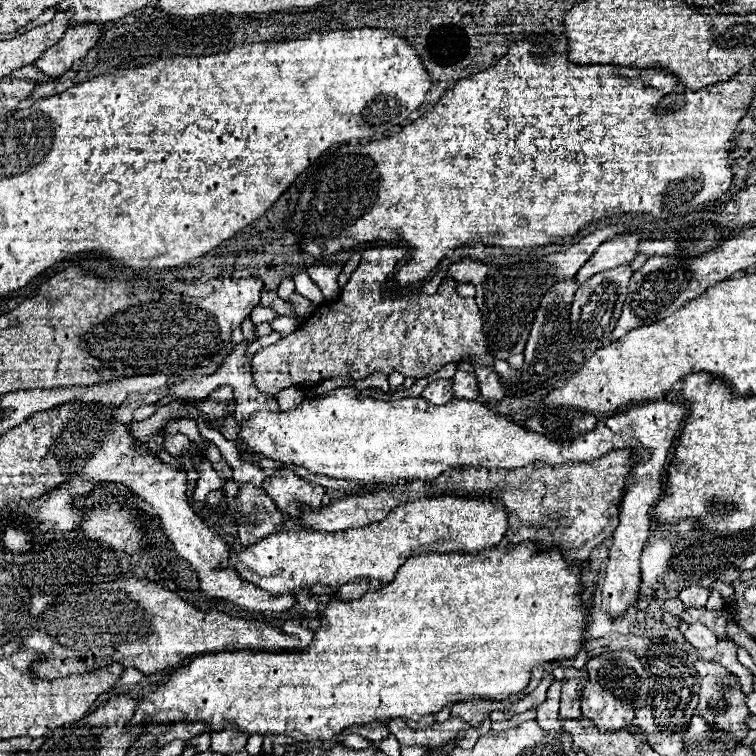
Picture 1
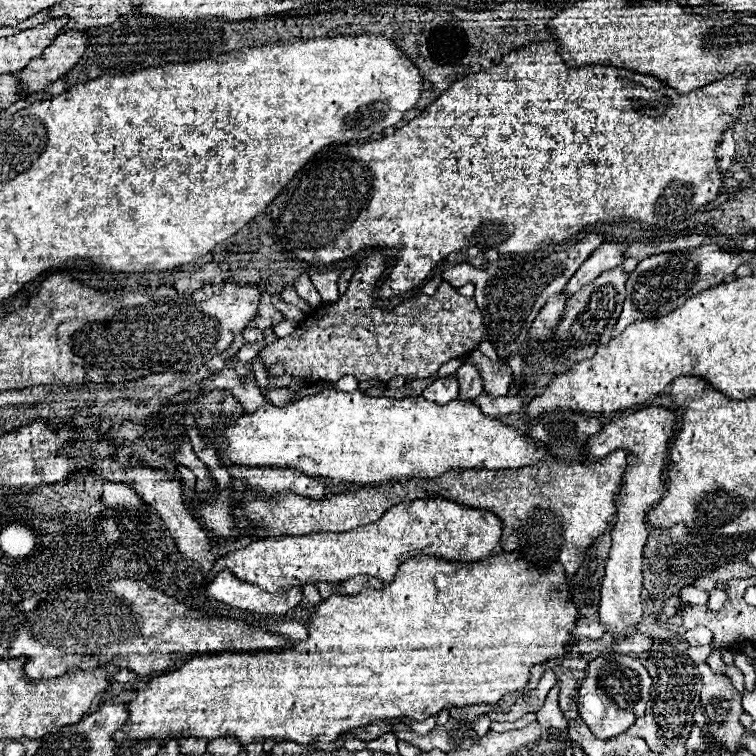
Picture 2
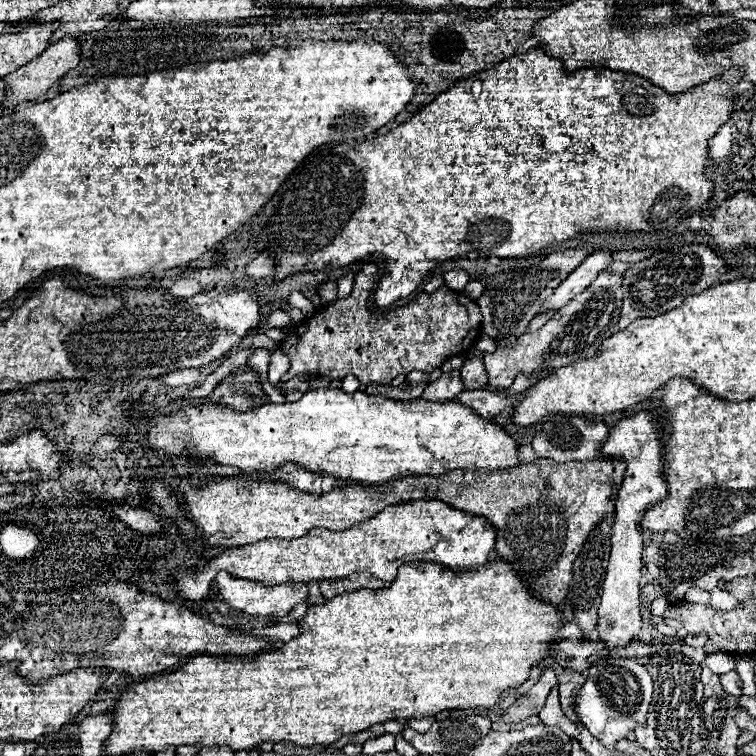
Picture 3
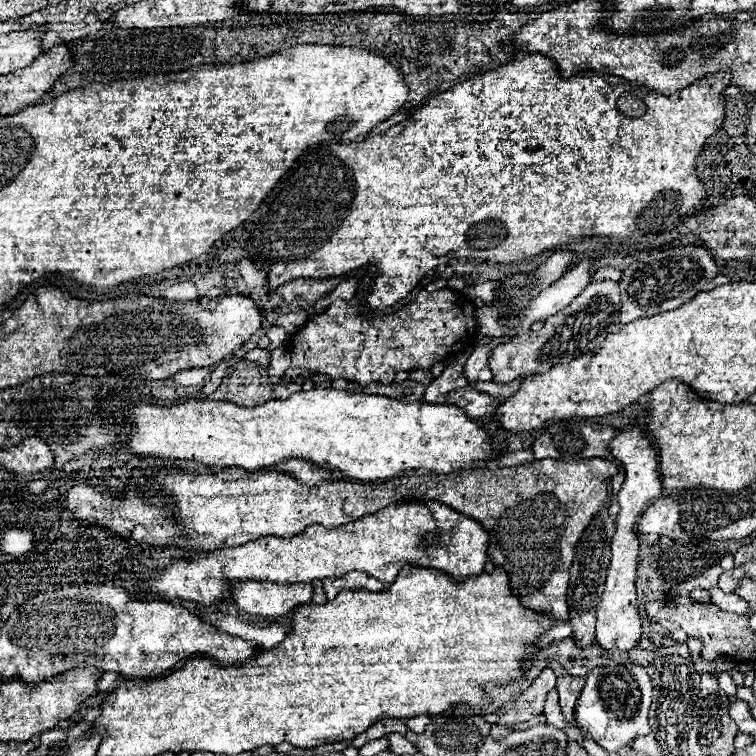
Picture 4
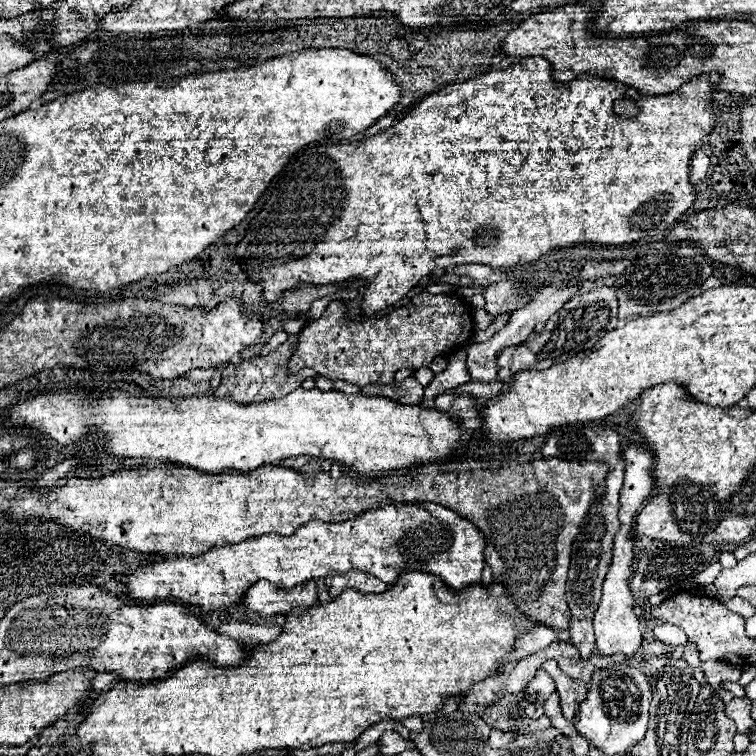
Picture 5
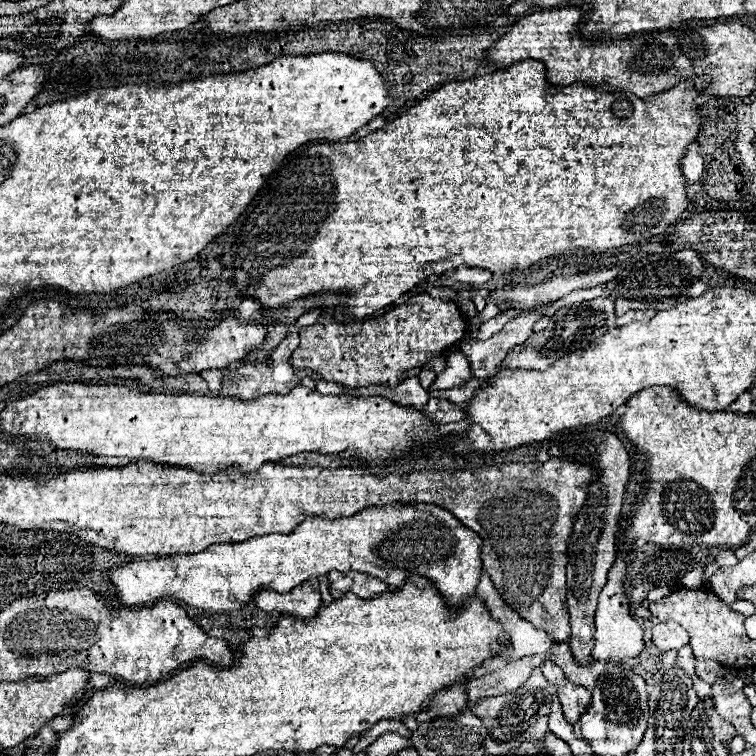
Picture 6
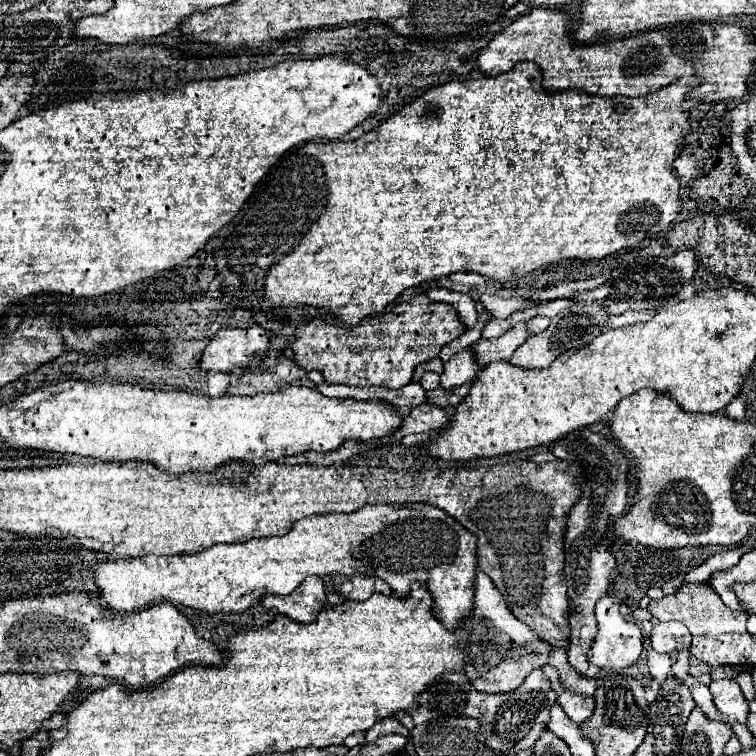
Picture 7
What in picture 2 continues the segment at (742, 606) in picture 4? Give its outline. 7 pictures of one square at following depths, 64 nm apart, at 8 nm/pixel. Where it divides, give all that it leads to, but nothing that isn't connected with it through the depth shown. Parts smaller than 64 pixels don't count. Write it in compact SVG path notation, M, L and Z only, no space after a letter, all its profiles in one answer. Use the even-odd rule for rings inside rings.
M714 588L714 590L710 592L708 608L710 608L710 610L720 610L720 608L724 608L726 600L728 600L728 594L726 594L724 590L718 590L718 588Z

